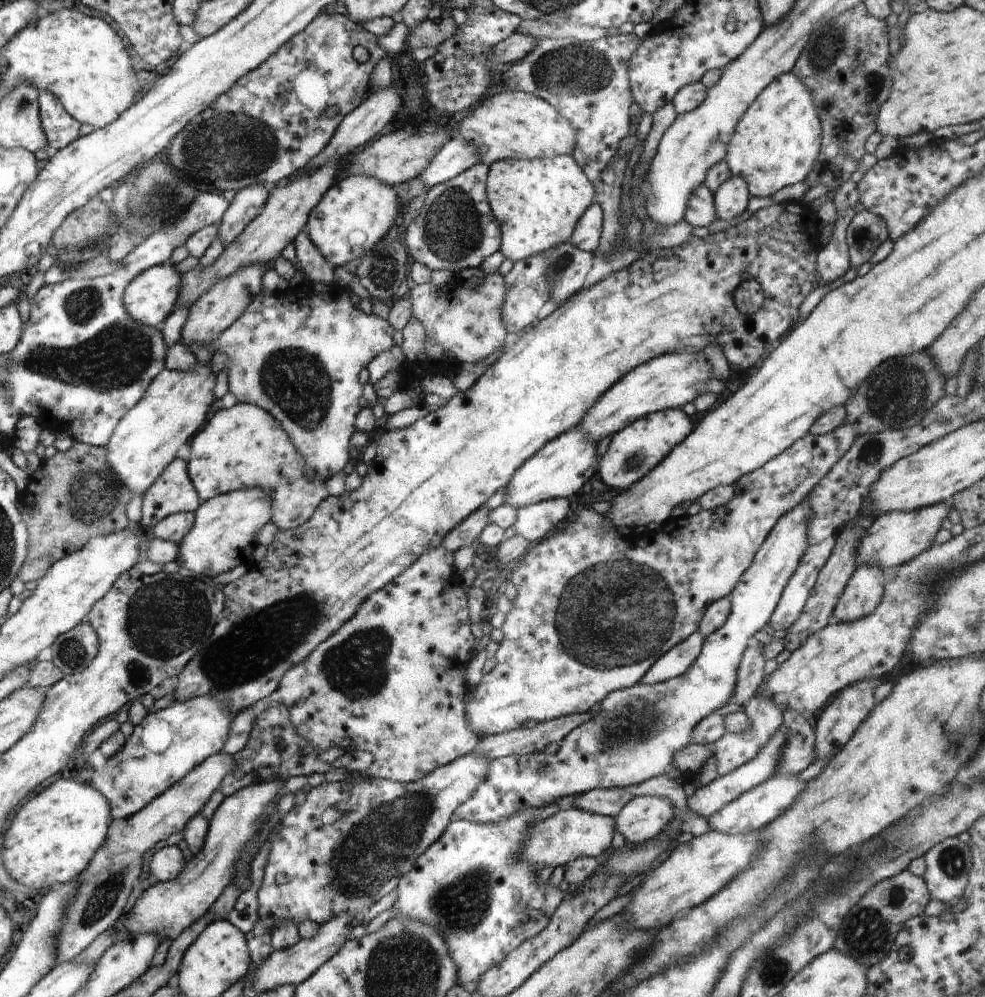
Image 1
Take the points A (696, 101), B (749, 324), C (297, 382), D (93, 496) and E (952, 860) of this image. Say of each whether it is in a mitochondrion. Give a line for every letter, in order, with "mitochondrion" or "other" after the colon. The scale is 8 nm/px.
A: other
B: other
C: mitochondrion
D: mitochondrion
E: mitochondrion

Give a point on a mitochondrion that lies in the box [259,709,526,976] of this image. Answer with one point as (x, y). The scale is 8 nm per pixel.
(360, 862)

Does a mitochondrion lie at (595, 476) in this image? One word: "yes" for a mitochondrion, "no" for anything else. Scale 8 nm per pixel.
no

